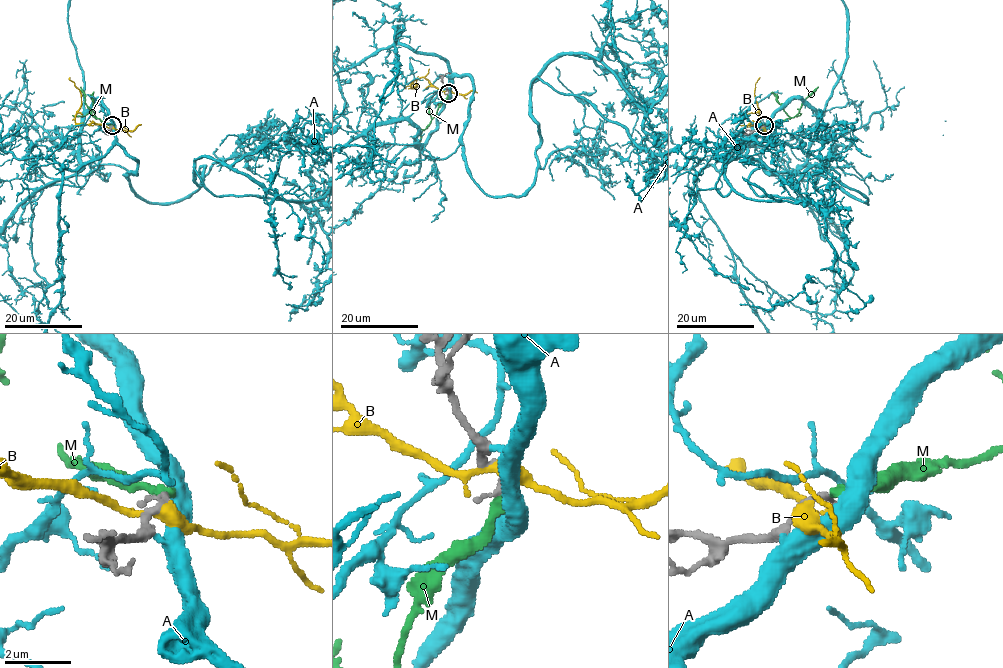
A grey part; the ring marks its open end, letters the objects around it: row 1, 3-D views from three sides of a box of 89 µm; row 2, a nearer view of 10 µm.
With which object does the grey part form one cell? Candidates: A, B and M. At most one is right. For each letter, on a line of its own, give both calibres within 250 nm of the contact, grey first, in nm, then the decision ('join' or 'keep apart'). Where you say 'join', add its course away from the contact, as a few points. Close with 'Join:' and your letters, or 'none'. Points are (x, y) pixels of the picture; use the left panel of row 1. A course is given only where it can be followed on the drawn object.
A: calibres 240 and 280 nm; keep apart
B: calibres 200 and 300 nm; keep apart
M: calibres 220 and 320 nm; join; course (112, 125), (90, 113), (80, 87)
Join: M

